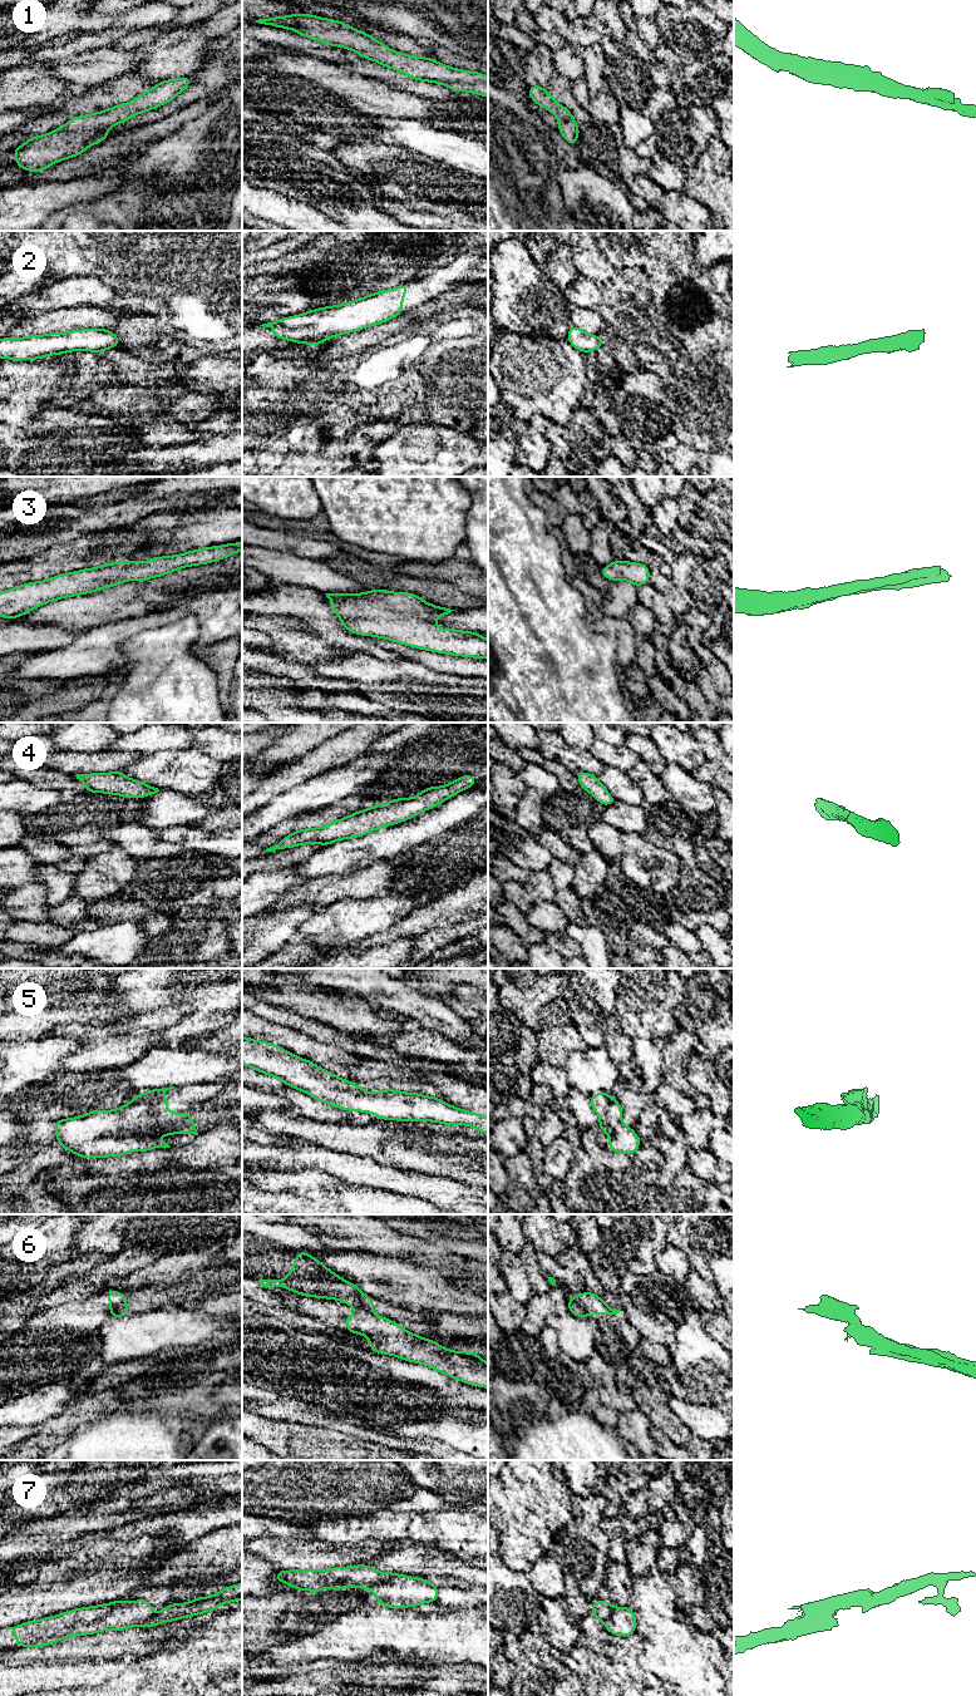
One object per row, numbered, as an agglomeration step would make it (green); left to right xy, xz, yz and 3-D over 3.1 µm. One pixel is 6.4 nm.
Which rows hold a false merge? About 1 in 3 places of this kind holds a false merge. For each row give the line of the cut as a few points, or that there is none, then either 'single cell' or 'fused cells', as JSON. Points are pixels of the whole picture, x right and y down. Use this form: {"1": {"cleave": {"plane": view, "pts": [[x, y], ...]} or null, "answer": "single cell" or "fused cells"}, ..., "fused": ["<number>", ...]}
{"1": {"cleave": null, "answer": "single cell"}, "2": {"cleave": null, "answer": "single cell"}, "3": {"cleave": null, "answer": "single cell"}, "4": {"cleave": null, "answer": "single cell"}, "5": {"cleave": null, "answer": "single cell"}, "6": {"cleave": {"plane": "yz", "pts": [[576, 1297], [586, 1316]]}, "answer": "fused cells"}, "7": {"cleave": null, "answer": "single cell"}, "fused": ["6"]}

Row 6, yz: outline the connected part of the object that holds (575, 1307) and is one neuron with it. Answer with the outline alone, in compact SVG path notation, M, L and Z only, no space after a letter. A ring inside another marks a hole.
M568 1296L568 1311L567 1312L573 1313L575 1316L580 1318L586 1317L585 1310L576 1296Z

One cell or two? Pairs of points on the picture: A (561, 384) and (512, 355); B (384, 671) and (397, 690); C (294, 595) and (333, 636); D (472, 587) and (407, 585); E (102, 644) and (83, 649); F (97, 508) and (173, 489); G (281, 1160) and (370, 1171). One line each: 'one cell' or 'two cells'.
A: one cell
B: one cell
C: one cell
D: two cells
E: one cell
F: one cell
G: one cell

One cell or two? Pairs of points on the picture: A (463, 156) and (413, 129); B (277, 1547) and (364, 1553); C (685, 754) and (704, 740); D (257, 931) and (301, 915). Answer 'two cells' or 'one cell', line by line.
A: one cell
B: one cell
C: two cells
D: one cell

